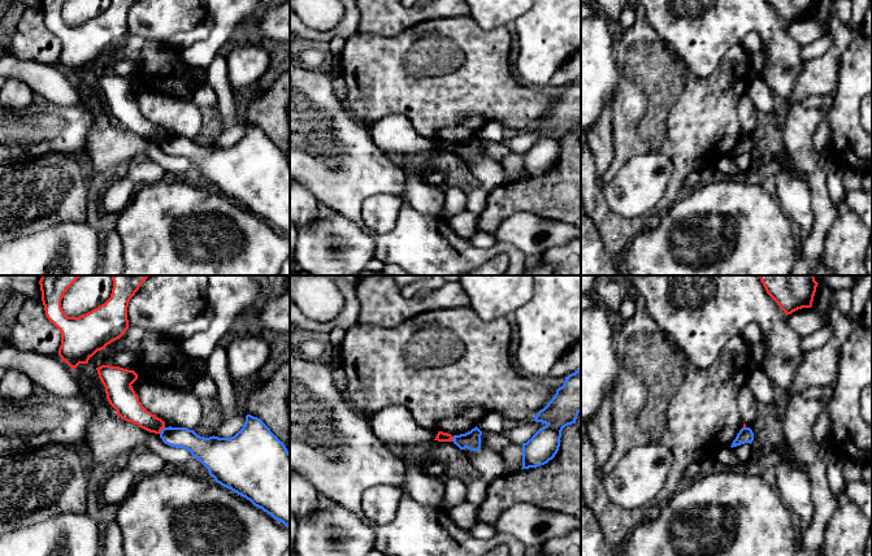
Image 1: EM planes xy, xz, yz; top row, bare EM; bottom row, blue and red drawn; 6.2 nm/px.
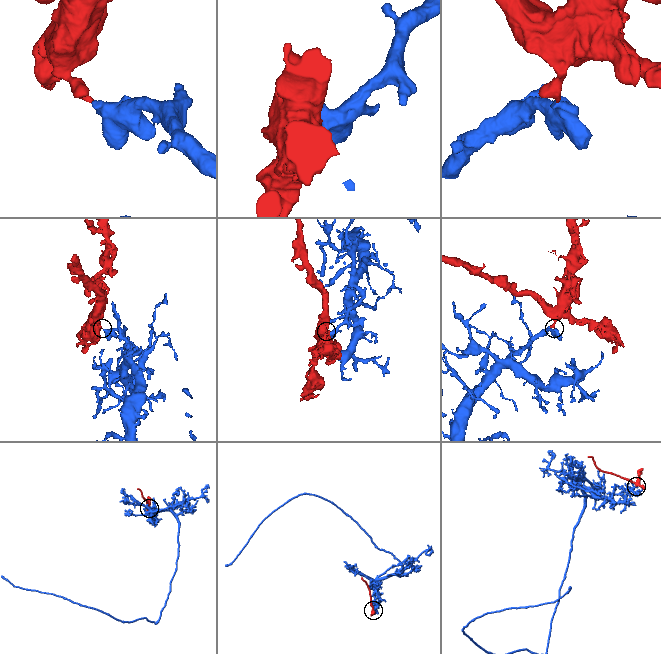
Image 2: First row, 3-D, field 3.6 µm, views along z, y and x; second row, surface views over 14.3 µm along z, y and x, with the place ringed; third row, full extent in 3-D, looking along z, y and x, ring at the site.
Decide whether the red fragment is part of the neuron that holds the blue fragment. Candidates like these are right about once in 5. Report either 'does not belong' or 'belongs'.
does not belong

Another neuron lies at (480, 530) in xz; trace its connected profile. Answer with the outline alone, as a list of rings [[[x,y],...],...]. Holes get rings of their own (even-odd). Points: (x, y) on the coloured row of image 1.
[[[478,521],[470,530],[468,530],[470,535],[473,535],[476,539],[491,539],[498,534],[495,527],[483,524]]]

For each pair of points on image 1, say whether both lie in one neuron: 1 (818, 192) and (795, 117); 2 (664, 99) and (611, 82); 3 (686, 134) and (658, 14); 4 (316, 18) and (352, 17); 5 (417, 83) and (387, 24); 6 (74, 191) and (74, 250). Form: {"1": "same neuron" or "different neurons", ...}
{"1": "same neuron", "2": "different neurons", "3": "different neurons", "4": "different neurons", "5": "different neurons", "6": "different neurons"}

